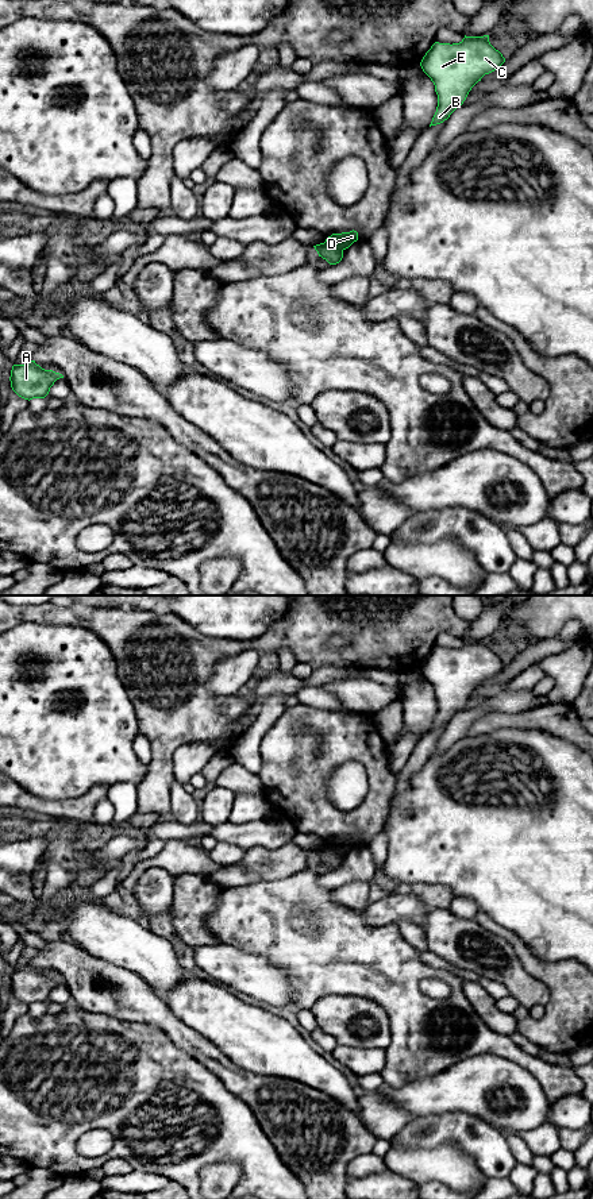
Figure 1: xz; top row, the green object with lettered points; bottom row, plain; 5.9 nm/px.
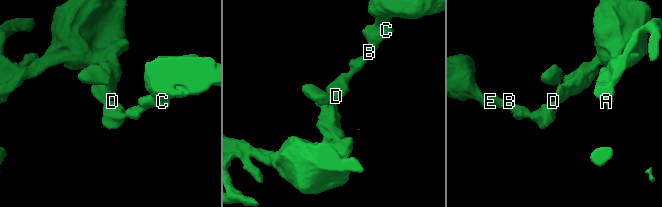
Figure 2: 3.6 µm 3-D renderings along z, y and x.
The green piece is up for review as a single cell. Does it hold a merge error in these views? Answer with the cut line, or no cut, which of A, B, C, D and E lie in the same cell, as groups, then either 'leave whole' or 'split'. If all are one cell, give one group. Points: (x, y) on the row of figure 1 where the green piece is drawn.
cut in xz along (326, 241), (342, 250); A / B C D E; split

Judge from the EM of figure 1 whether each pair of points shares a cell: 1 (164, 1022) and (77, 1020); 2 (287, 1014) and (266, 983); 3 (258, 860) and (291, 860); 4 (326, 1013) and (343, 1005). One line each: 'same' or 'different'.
1: different
2: different
3: same
4: same

